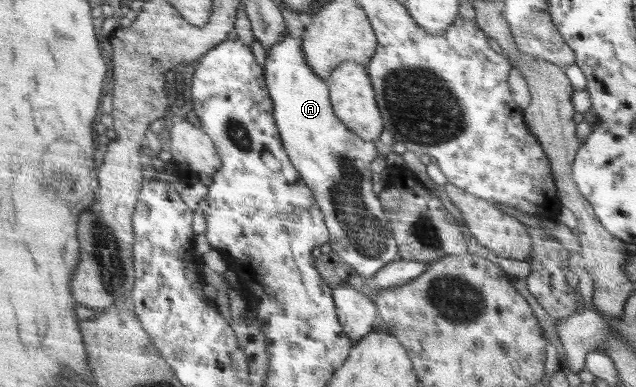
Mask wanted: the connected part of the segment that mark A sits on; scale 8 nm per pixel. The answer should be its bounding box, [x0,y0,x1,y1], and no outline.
[264,30,400,279]

